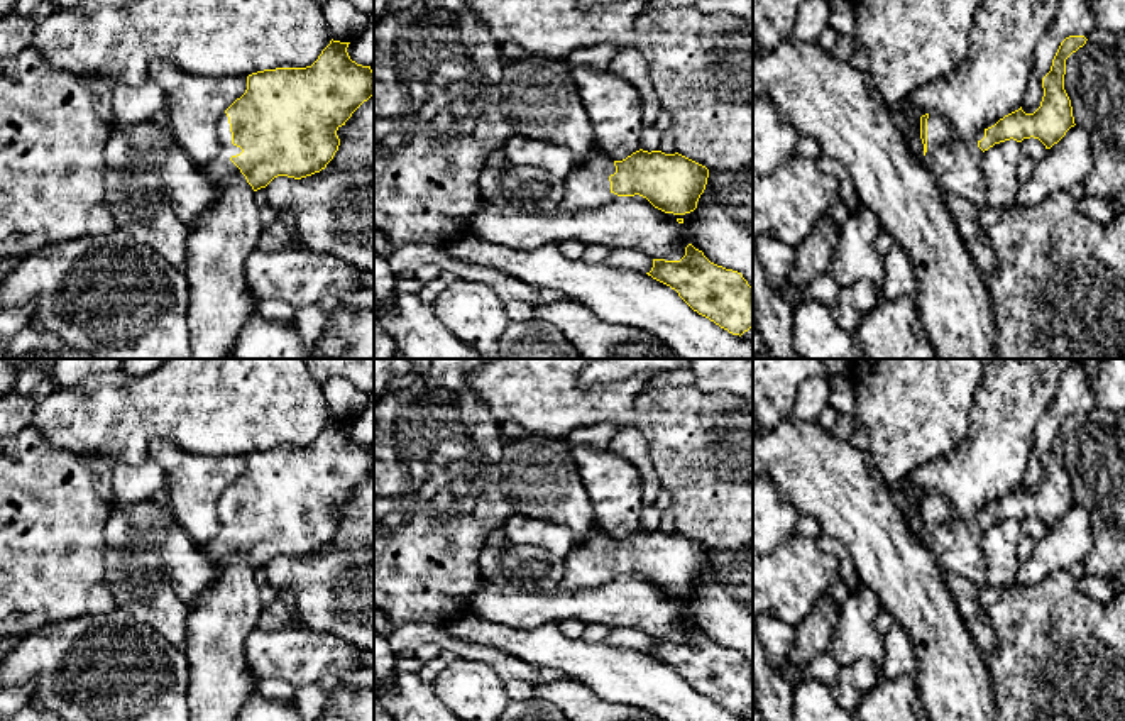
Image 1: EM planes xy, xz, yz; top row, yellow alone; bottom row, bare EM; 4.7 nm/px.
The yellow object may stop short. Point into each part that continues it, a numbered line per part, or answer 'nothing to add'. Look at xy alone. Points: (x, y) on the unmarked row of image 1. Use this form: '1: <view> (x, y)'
1: xy (219, 550)

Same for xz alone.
1: xz (587, 566)

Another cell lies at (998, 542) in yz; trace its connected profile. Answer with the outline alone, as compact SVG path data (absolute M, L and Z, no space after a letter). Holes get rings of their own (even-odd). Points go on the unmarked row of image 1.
M1013 518L995 523L983 531L981 548L986 560L986 584L996 591L1008 589L1017 582L1020 537L1020 521Z

